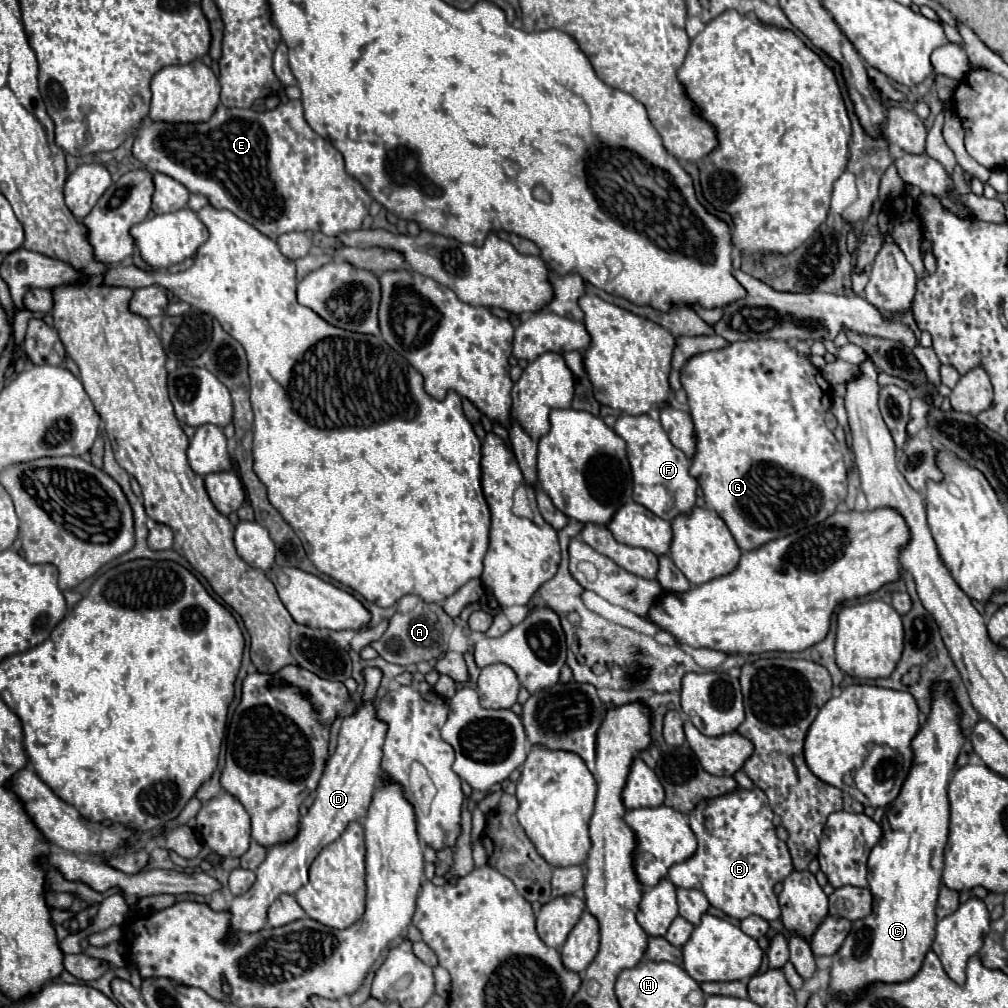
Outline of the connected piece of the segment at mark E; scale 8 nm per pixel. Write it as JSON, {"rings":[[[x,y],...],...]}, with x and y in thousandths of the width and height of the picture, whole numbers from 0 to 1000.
{"rings":[[[285,100],[277,106],[273,106],[271,110],[251,110],[251,108],[227,108],[223,104],[217,104],[213,114],[205,120],[205,122],[152,122],[148,126],[140,126],[136,136],[134,136],[134,144],[132,144],[132,154],[150,170],[156,172],[164,172],[172,178],[176,178],[178,182],[182,182],[189,191],[197,191],[203,193],[207,197],[209,205],[215,207],[225,207],[231,209],[237,217],[243,217],[247,223],[251,223],[253,227],[257,227],[261,233],[265,233],[267,237],[275,237],[281,231],[289,231],[289,229],[318,229],[322,233],[334,233],[340,229],[350,229],[354,225],[358,225],[358,219],[362,217],[362,213],[366,211],[366,203],[368,203],[368,195],[366,191],[358,186],[356,180],[352,180],[350,176],[346,176],[342,172],[340,166],[340,154],[328,144],[328,140],[318,138],[303,120],[301,116],[301,104],[299,100]]]}

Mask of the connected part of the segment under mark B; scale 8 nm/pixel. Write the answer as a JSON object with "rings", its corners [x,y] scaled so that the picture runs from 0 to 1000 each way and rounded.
{"rings":[[[755,783],[729,787],[695,795],[684,809],[684,818],[691,830],[691,846],[664,862],[664,872],[670,880],[693,882],[703,896],[727,912],[753,908],[761,914],[773,912],[775,902],[769,888],[769,878],[785,868],[785,848],[769,826],[765,816],[767,805],[761,789]]]}

